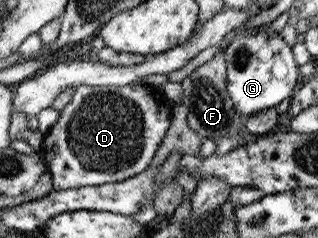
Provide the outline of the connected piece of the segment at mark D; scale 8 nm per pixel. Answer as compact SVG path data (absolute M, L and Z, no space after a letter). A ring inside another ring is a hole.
M140 81L121 87L105 85L80 85L79 87L76 87L69 103L58 113L55 123L50 127L47 133L41 136L42 141L39 153L41 153L41 160L43 160L43 164L45 164L45 168L47 168L47 171L51 176L51 186L53 187L53 191L115 183L135 176L140 172L144 172L145 169L154 163L155 151L157 151L160 141L163 141L163 136L169 127L172 109L173 104L171 104L171 101L163 94L163 92L159 92L158 87L153 88L151 86L146 86Z

